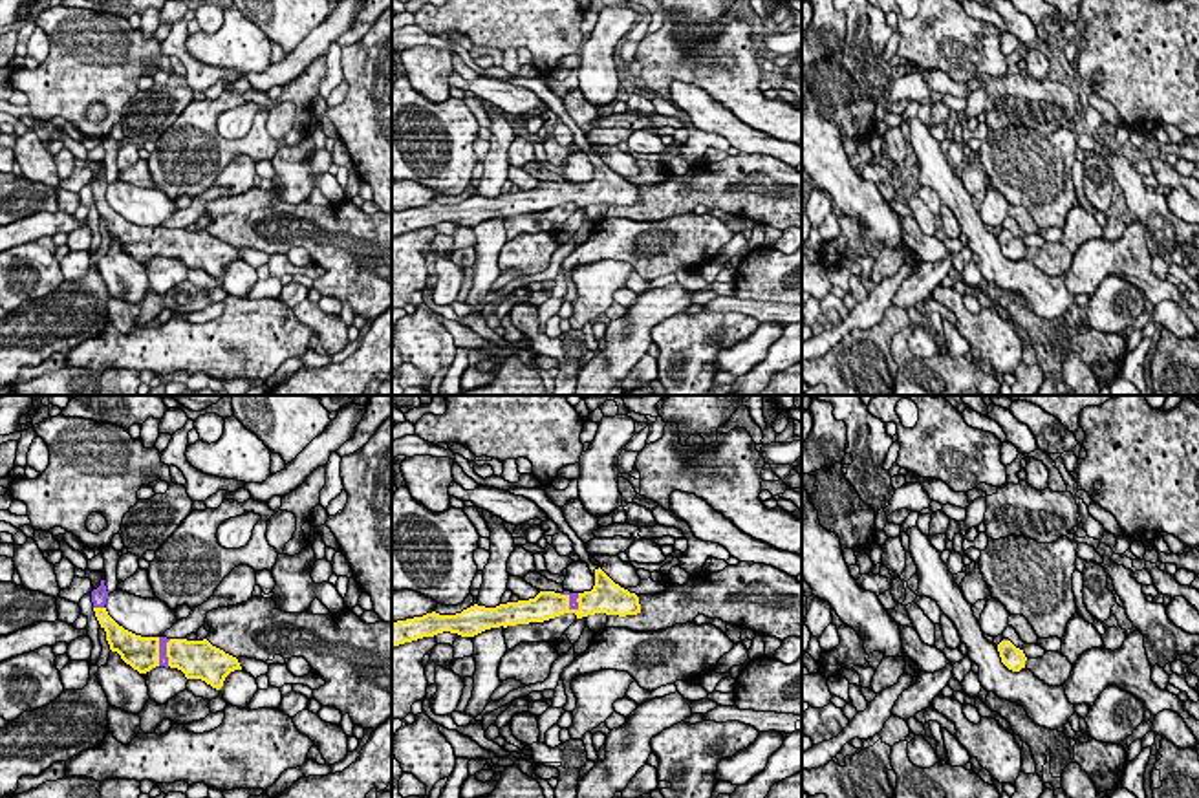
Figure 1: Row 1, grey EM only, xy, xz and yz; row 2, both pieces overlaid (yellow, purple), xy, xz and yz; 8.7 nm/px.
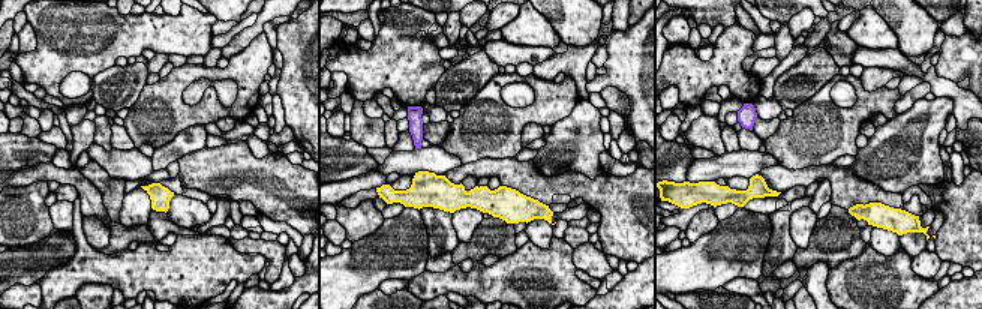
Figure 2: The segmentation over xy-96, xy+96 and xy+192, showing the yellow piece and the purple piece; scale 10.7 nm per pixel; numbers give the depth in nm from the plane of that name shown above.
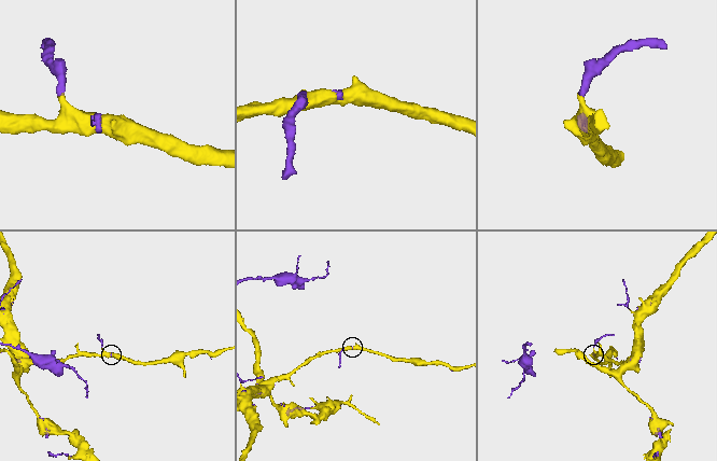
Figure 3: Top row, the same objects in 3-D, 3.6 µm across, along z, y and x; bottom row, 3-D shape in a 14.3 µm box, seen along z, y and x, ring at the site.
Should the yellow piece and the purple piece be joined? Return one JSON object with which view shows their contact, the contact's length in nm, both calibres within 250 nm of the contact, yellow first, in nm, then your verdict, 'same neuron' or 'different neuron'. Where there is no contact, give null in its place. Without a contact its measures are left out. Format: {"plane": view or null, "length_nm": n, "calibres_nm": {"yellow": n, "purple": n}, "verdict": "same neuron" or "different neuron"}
{"plane": "xy", "length_nm": 260, "calibres_nm": {"yellow": 300, "purple": 100}, "verdict": "same neuron"}

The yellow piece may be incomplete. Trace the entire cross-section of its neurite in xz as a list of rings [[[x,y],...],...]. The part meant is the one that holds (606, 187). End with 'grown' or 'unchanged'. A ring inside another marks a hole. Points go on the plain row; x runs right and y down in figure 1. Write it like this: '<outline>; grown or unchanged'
[[[599,157],[595,159],[595,176],[591,181],[540,181],[535,189],[507,192],[496,198],[474,194],[456,205],[432,201],[423,207],[397,210],[392,214],[392,236],[434,227],[443,221],[474,227],[491,218],[544,212],[564,203],[575,203],[577,209],[595,203],[626,207],[641,203],[641,194],[635,183],[615,174]]]; grown

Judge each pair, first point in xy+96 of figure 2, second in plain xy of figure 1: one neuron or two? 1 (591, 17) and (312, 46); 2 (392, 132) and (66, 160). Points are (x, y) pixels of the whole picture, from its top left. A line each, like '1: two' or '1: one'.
1: two
2: one

